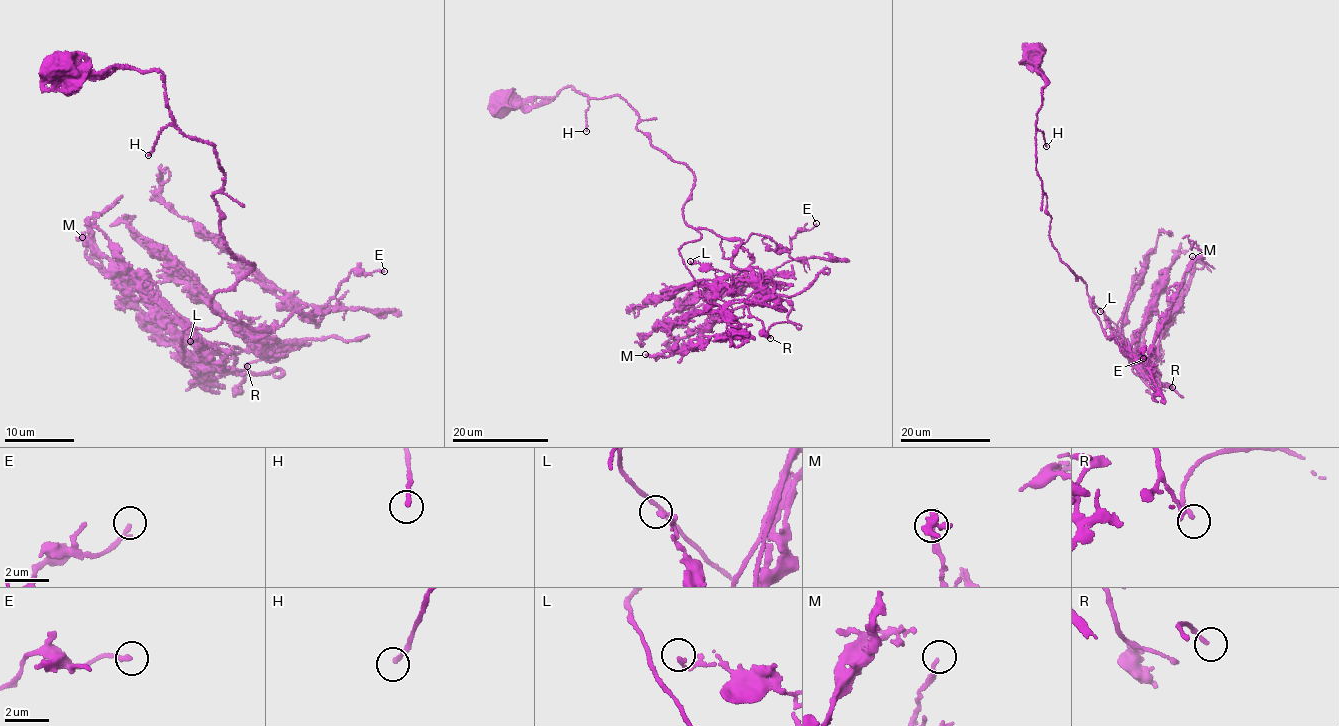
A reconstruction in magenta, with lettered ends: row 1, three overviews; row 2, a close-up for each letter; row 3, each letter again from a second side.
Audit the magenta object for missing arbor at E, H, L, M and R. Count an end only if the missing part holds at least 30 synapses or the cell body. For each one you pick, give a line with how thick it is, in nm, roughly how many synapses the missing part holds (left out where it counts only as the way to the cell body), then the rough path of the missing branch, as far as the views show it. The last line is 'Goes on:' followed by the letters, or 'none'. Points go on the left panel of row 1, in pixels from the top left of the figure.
H: Thickness 160 nm. Roughly 110 synapses. Course of what is missing: (148, 155), (158, 239), (131, 243), (129, 259), (58, 197), (36, 211), (76, 226), (131, 205)
R: Thickness 180 nm. Roughly 150 synapses. Course of what is missing: (247, 366), (250, 366), (249, 360), (166, 277), (123, 241), (117, 226)
Goes on: H, R

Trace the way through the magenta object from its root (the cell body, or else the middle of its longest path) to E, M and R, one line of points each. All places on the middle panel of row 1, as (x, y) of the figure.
E: (501, 103), (572, 86), (619, 96), (693, 172), (686, 223), (788, 251), (816, 223)
M: (501, 103), (572, 86), (619, 96), (693, 172), (683, 217), (702, 236), (679, 250), (731, 337), (645, 354)
R: (501, 103), (572, 86), (624, 100), (693, 172), (686, 223), (737, 238), (732, 264), (791, 307), (770, 338)

